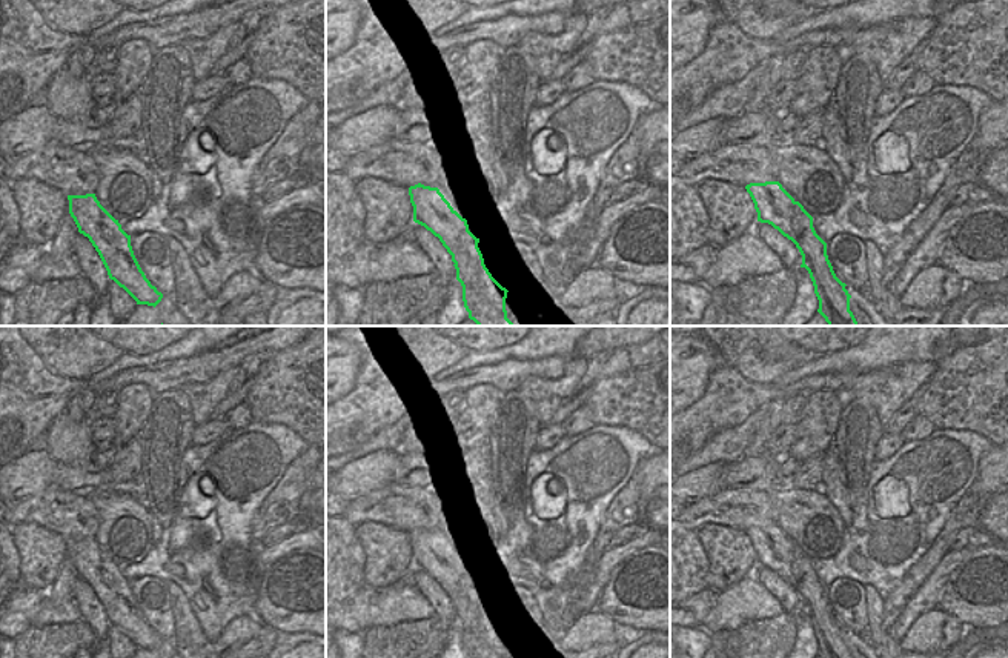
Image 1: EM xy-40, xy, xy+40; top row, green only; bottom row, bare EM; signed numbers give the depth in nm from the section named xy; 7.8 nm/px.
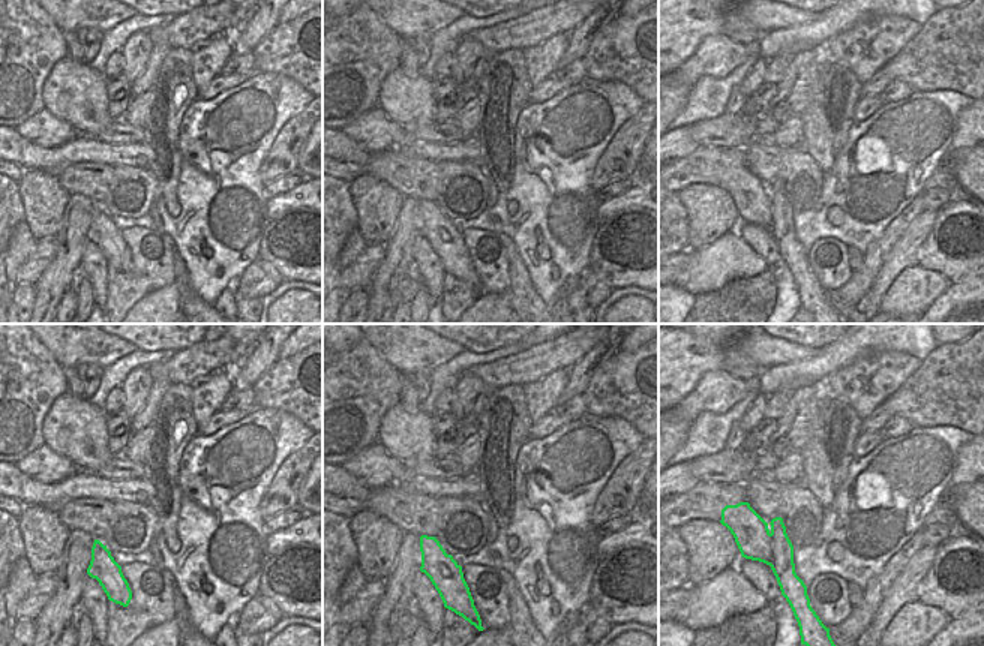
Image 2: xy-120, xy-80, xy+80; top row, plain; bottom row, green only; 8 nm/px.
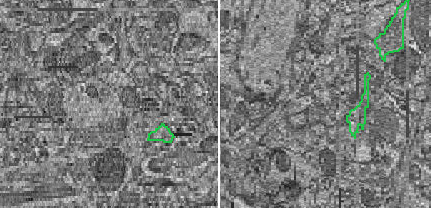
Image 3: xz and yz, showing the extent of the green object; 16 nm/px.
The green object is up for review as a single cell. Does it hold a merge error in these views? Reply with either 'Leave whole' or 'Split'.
Split

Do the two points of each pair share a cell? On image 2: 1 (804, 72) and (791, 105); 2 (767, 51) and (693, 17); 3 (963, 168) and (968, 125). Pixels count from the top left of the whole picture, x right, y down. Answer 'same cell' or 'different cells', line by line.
1: same cell
2: different cells
3: same cell

